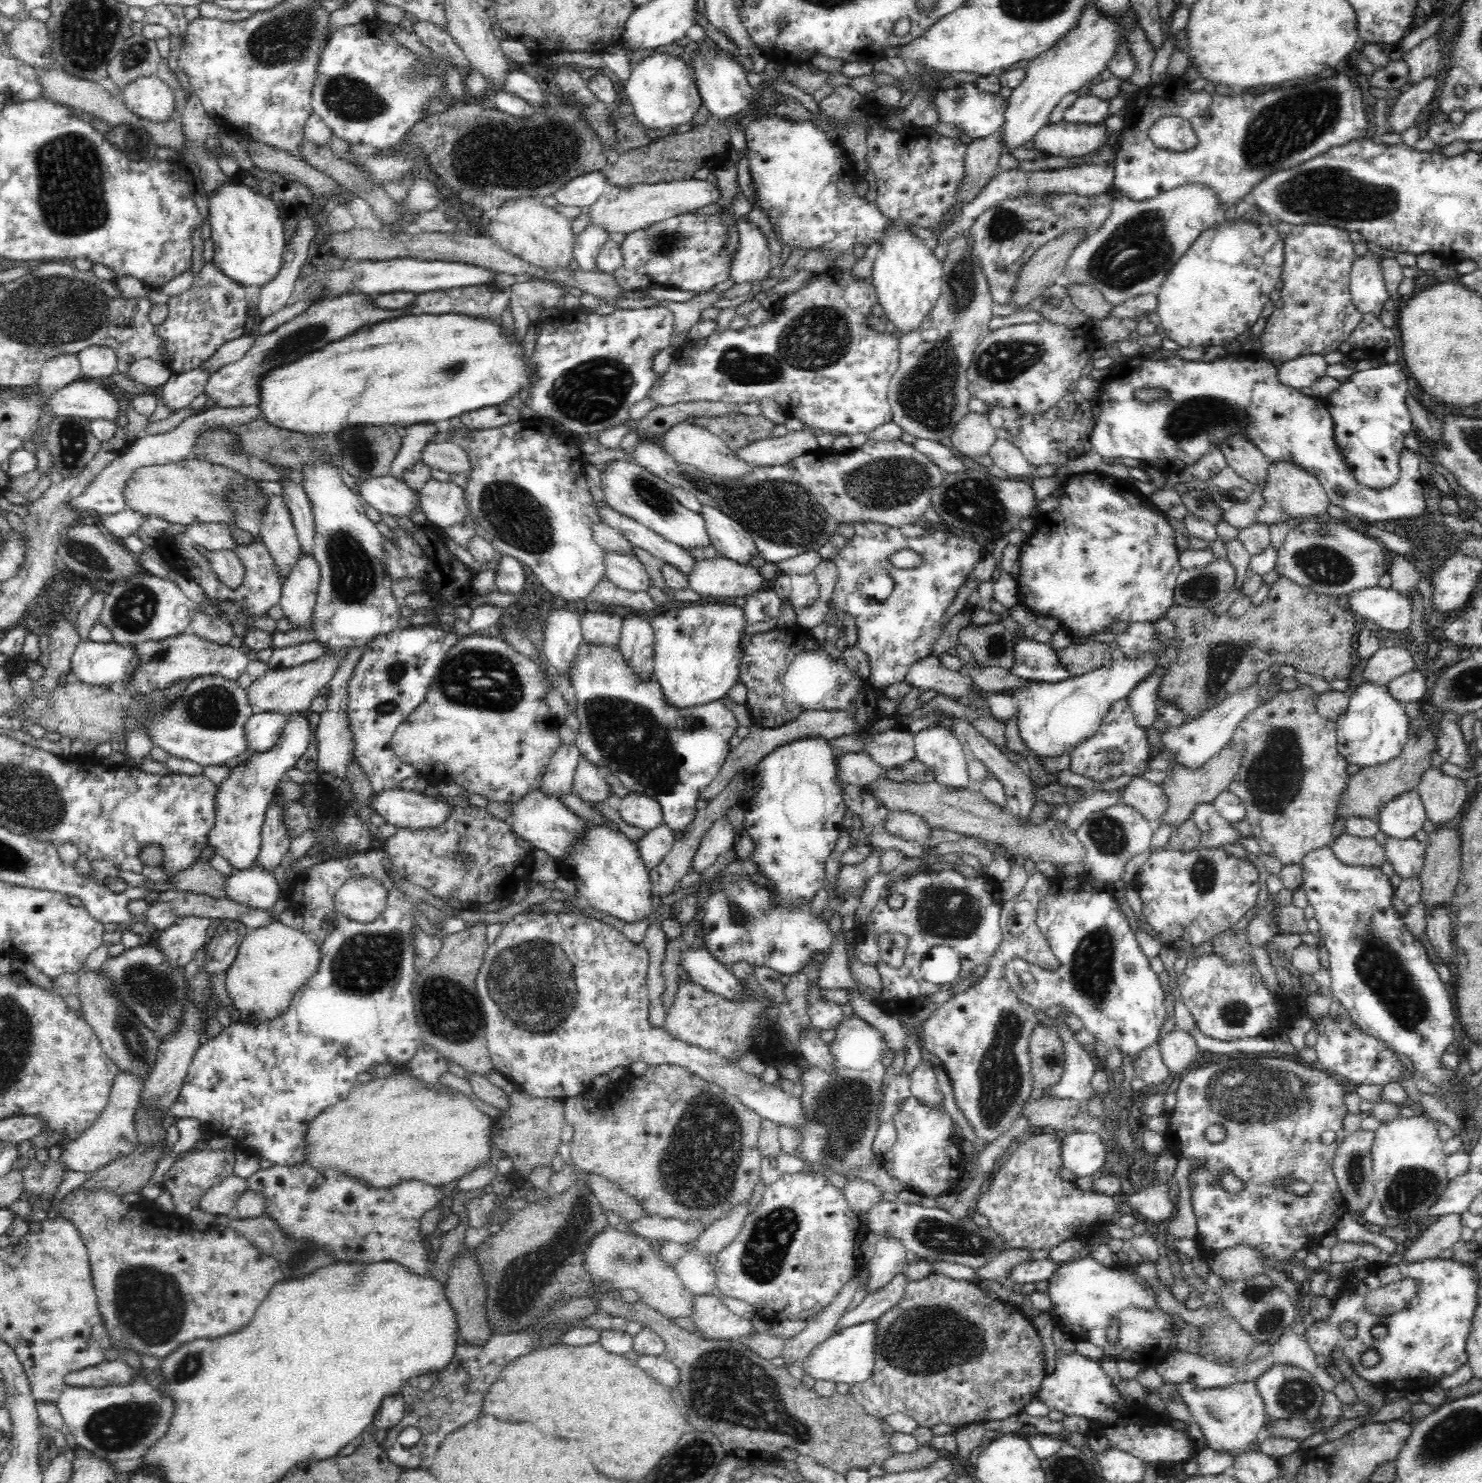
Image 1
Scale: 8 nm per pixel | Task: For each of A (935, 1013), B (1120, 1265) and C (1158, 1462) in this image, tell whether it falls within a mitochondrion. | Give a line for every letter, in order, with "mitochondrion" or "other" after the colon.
A: other
B: other
C: other

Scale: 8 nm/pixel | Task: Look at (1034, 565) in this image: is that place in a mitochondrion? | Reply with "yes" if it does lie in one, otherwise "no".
no

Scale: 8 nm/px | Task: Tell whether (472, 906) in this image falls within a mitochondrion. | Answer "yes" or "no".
no

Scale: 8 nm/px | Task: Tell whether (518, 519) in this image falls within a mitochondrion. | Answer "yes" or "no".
yes

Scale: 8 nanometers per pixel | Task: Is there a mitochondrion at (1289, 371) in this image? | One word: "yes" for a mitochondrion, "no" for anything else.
no

